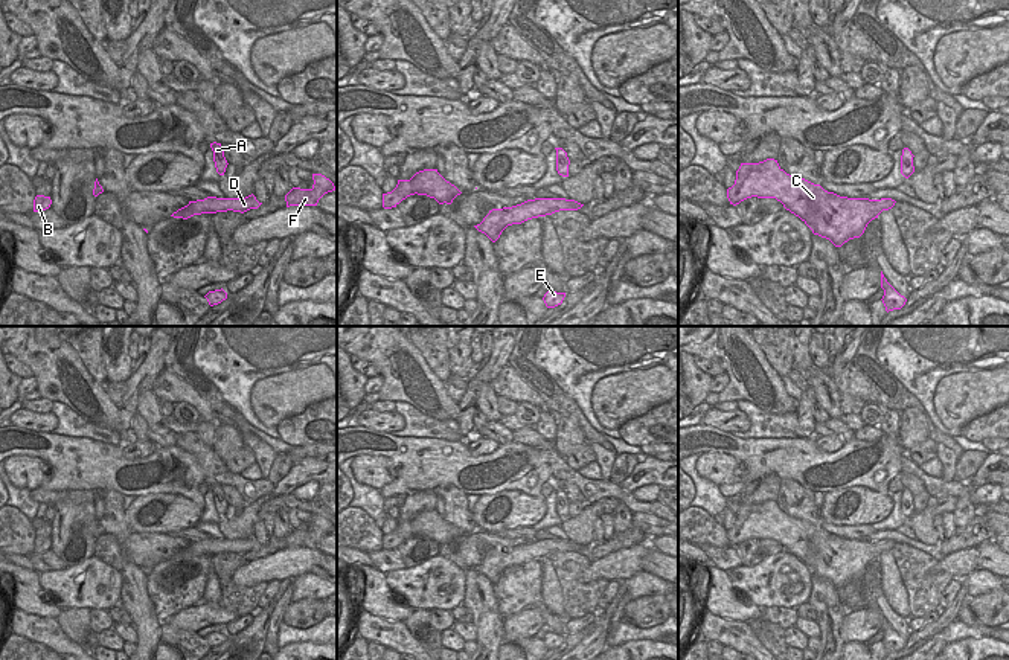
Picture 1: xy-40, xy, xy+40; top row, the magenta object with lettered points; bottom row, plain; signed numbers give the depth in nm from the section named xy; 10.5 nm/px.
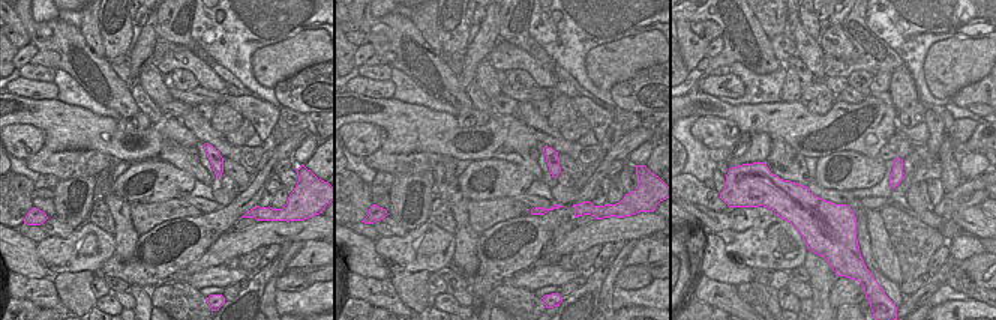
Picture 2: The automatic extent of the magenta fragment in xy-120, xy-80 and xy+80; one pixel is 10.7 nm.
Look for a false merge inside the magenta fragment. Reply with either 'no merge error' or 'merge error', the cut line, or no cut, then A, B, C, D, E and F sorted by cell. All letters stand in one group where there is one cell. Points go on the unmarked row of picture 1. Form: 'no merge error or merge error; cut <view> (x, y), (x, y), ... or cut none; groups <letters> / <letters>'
no merge error; cut none; groups A B C D E F

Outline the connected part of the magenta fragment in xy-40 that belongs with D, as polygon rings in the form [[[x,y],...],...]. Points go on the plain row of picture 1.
[[[253,535],[245,540],[207,538],[204,541],[189,543],[187,547],[178,550],[171,558],[187,561],[194,556],[216,555],[216,553],[227,553],[227,552],[244,555],[250,550],[258,550],[261,546],[262,544],[259,544]]]

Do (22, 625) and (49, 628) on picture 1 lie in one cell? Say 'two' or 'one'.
one

